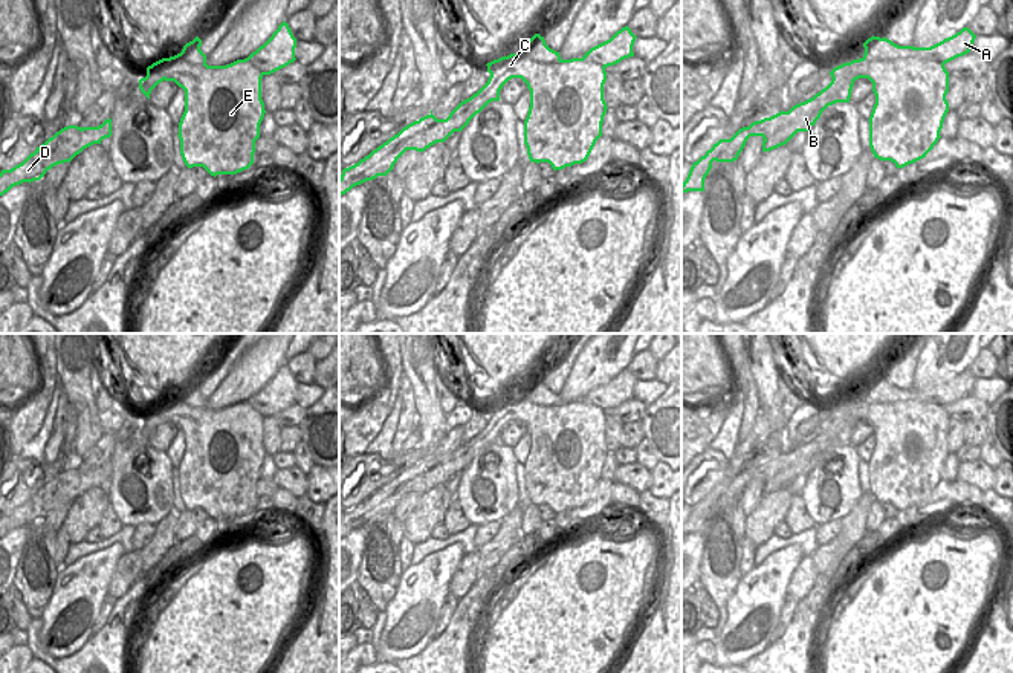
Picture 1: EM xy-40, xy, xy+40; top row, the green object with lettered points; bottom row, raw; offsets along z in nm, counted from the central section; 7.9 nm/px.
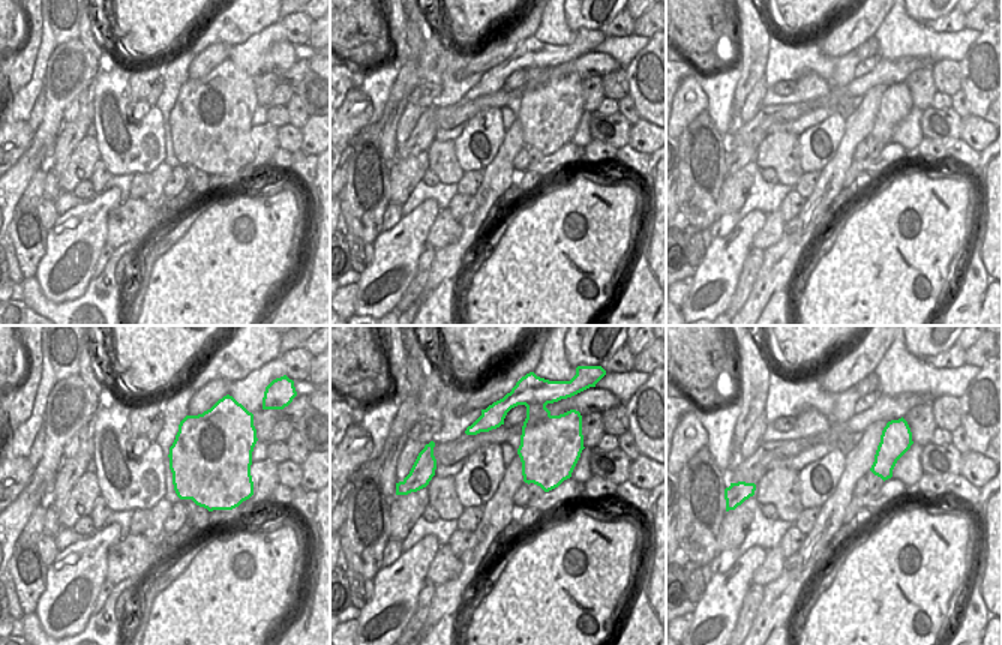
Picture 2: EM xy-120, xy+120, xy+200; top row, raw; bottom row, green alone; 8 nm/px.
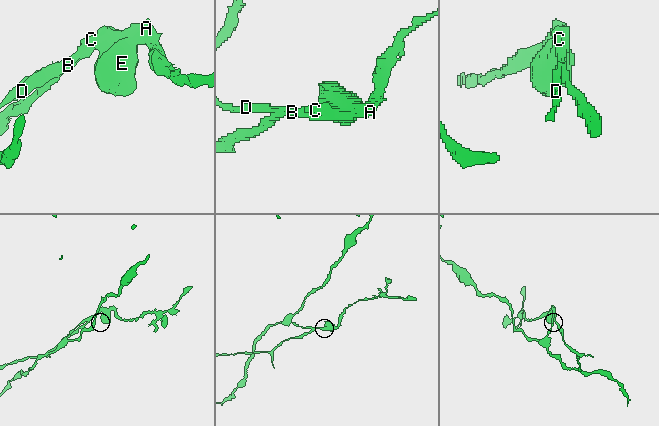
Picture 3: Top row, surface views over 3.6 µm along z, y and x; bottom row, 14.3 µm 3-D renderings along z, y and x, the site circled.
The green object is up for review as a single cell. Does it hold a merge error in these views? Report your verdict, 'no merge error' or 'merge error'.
merge error

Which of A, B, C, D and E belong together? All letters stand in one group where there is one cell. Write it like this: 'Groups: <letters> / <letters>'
Groups: A B / C D E.

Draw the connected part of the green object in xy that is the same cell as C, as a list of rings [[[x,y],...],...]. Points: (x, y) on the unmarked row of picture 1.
[[[516,395],[486,408],[489,416],[494,415],[507,424],[521,421],[530,433],[530,450],[524,463],[524,486],[530,505],[549,505],[556,514],[588,502],[602,479],[602,465],[608,451],[604,442],[607,415],[602,407],[584,401],[536,405]]]

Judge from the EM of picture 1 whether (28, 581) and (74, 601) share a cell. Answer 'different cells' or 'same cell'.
different cells

